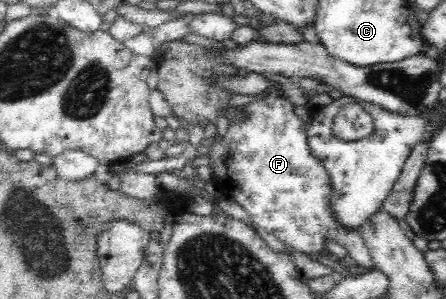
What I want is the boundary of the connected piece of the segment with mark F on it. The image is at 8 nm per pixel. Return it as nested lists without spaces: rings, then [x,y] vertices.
[[[272,94],[264,101],[255,101],[243,106],[244,111],[250,114],[250,119],[246,121],[239,121],[236,117],[242,107],[234,109],[229,116],[228,133],[221,142],[217,144],[213,142],[211,148],[202,152],[209,155],[212,160],[213,182],[220,188],[220,196],[235,198],[247,210],[255,225],[276,236],[287,248],[292,247],[298,252],[311,256],[319,254],[324,249],[325,237],[333,238],[347,250],[347,262],[353,262],[369,271],[377,271],[362,233],[355,234],[339,228],[338,222],[335,222],[331,216],[327,171],[310,155],[306,141],[306,123],[295,116],[293,105],[287,98],[283,99]]]

